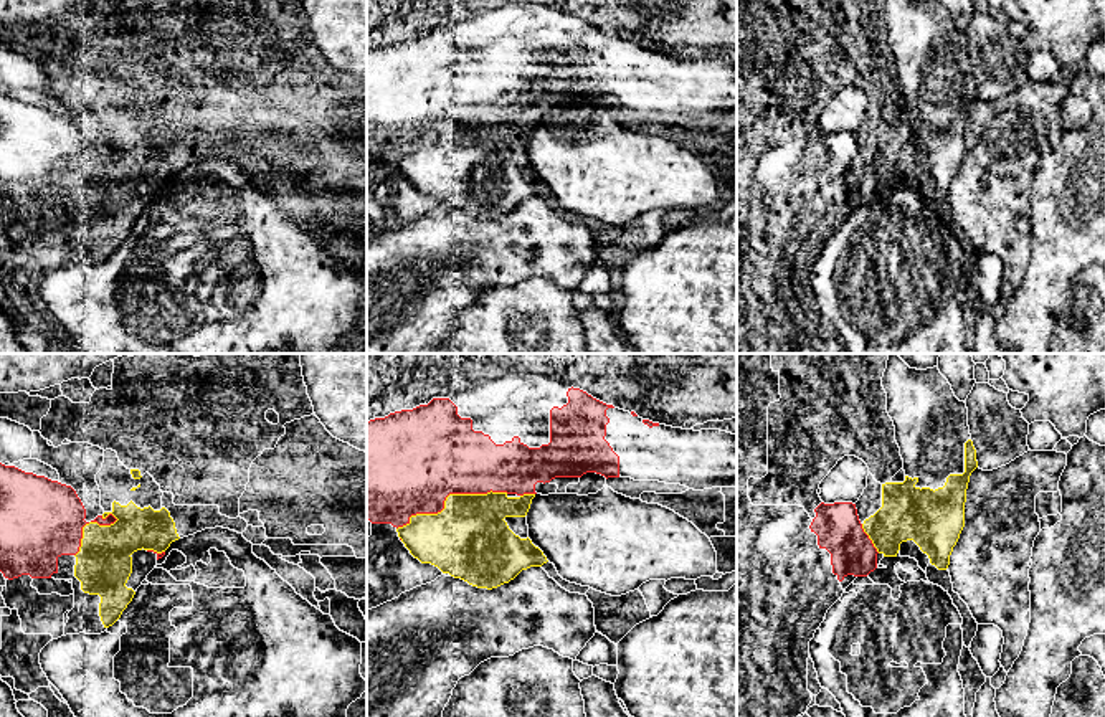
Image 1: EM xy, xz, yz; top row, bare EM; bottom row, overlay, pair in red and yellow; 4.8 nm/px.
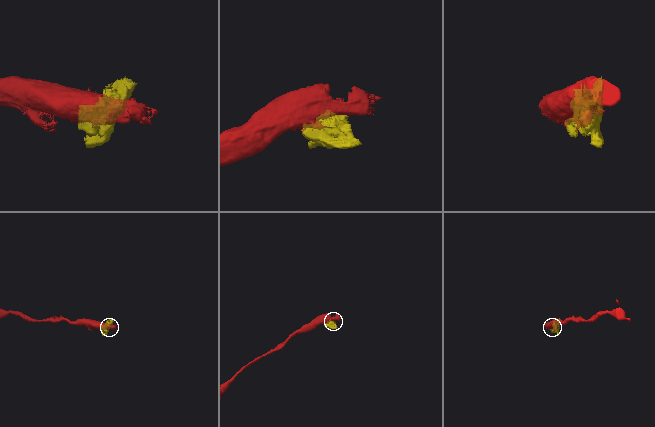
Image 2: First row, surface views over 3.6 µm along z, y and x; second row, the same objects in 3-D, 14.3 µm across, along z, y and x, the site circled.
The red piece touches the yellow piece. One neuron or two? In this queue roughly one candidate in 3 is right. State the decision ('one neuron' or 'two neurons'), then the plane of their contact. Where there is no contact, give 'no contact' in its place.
two neurons; contact in xz

